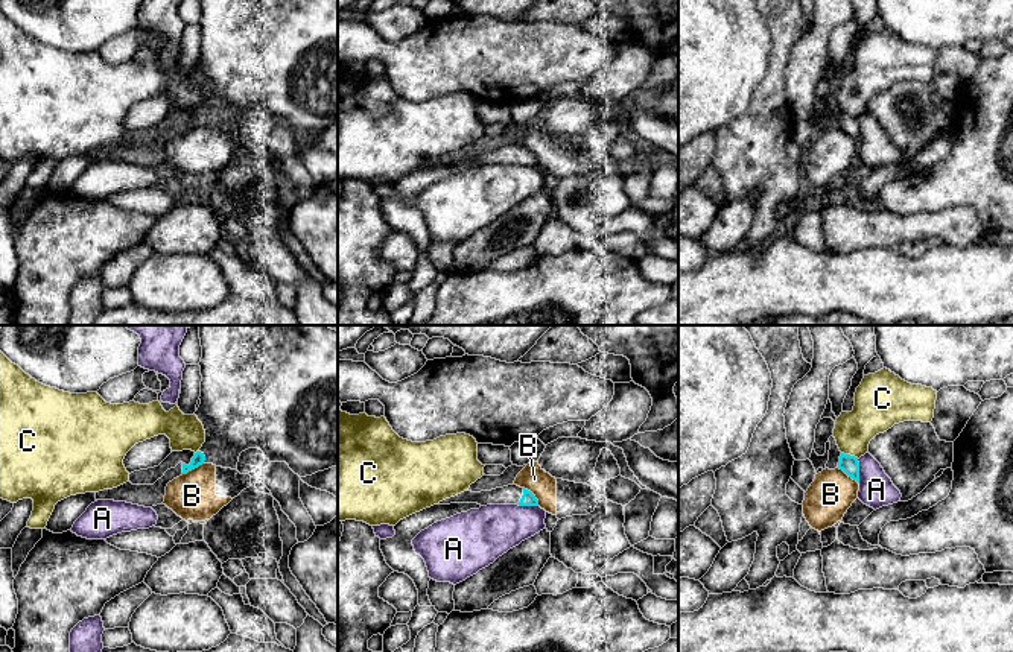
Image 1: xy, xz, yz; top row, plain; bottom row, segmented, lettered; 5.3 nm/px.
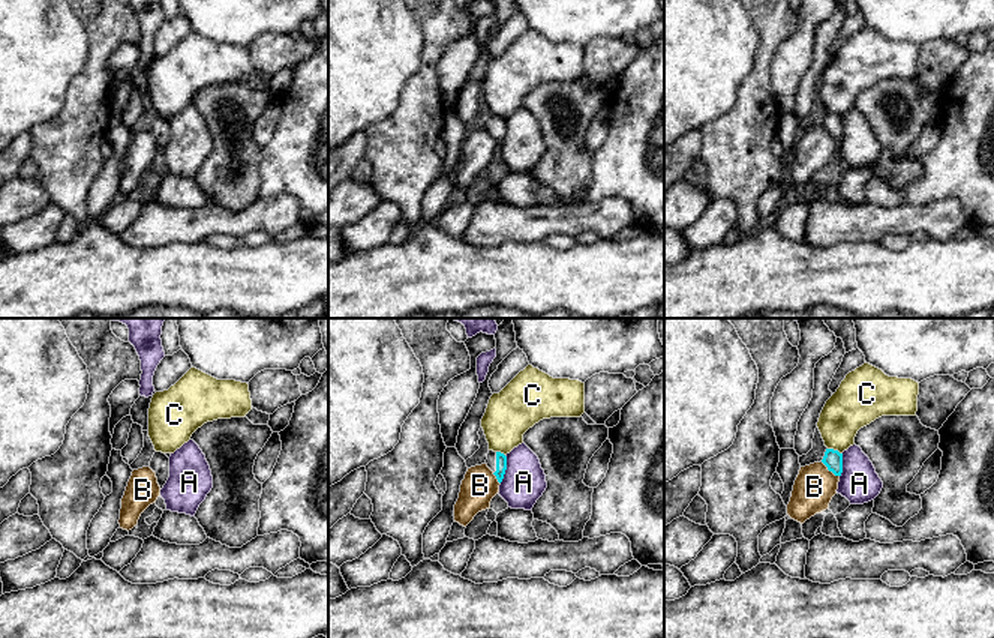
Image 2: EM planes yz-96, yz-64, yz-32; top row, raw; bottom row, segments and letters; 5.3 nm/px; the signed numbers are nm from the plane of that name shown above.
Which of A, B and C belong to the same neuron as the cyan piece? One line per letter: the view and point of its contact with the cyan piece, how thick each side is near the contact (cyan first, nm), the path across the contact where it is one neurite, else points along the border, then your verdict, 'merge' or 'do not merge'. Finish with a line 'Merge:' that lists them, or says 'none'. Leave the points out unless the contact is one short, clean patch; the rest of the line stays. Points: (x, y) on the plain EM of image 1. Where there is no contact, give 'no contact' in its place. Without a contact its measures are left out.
A: meets cyan in yz at (858, 131); 100 nm thick on the cyan side, 190 nm on the other; do not merge
B: meets cyan in xz at (534, 155); 80 nm thick on the cyan side, 140 nm on the other; border along xz (523, 146), (534, 155), (539, 164); do not merge
C: meets cyan in yz at (851, 116); 100 nm thick on the cyan side, 200 nm on the other; do not merge
Merge: none

